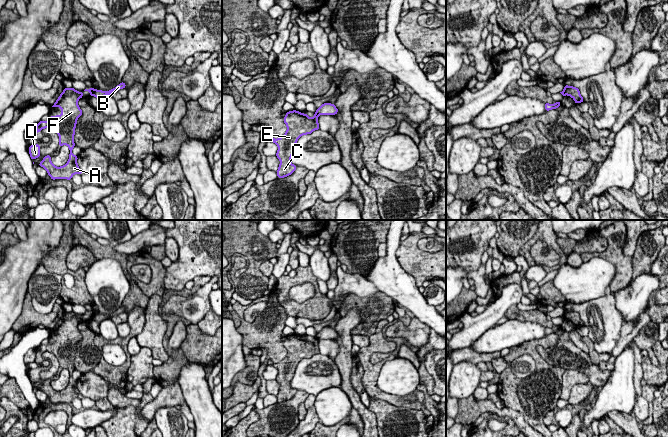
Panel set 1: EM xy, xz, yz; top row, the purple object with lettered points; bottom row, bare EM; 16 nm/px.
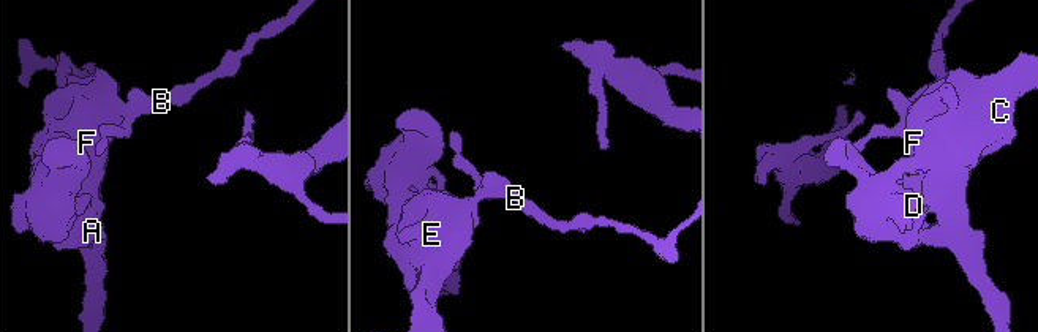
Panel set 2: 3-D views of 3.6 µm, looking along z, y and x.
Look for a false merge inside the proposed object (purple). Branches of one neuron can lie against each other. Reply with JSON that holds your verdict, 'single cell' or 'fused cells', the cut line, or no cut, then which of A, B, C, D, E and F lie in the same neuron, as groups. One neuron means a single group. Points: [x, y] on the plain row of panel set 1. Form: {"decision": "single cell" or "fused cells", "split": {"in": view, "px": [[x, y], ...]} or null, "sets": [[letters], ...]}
{"decision": "fused cells", "split": {"in": "xz", "px": [[315, 337], [318, 339]]}, "sets": [["A", "C", "D", "E", "F"], ["B"]]}

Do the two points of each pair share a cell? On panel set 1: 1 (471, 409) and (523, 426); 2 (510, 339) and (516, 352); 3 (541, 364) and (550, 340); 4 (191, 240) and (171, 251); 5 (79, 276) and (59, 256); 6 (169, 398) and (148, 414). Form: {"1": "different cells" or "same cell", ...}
{"1": "same cell", "2": "different cells", "3": "same cell", "4": "same cell", "5": "same cell", "6": "same cell"}

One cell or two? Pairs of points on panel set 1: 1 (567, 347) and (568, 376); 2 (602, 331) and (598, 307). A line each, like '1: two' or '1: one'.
1: two
2: one

